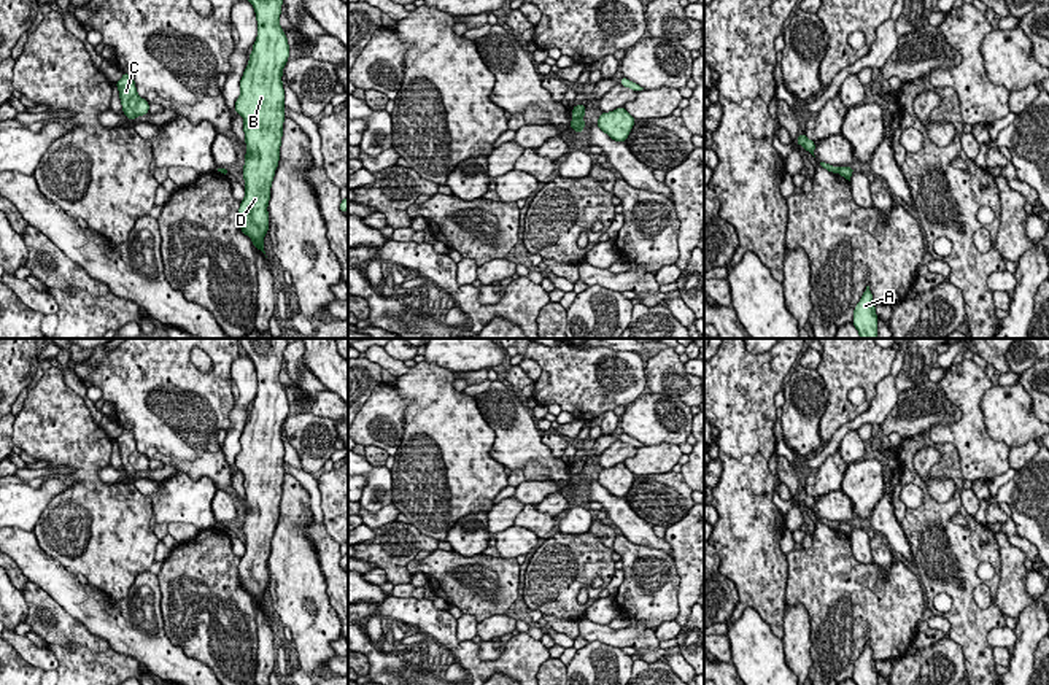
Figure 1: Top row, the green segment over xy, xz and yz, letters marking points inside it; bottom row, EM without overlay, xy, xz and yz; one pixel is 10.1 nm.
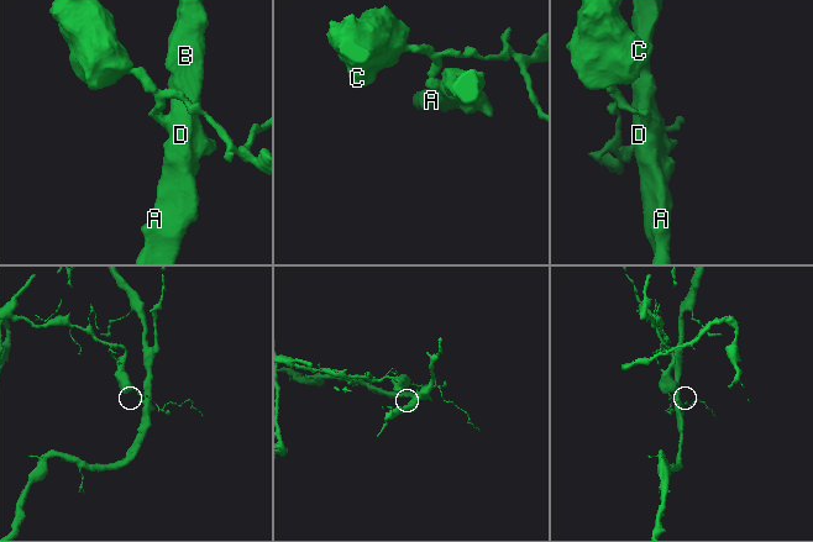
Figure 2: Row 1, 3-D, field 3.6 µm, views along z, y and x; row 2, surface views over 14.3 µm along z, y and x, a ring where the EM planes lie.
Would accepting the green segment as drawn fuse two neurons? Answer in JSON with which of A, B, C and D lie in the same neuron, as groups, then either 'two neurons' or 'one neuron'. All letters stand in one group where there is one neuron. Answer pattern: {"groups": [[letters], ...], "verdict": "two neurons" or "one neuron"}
{"groups": [["A", "B", "D"], ["C"]], "verdict": "two neurons"}

